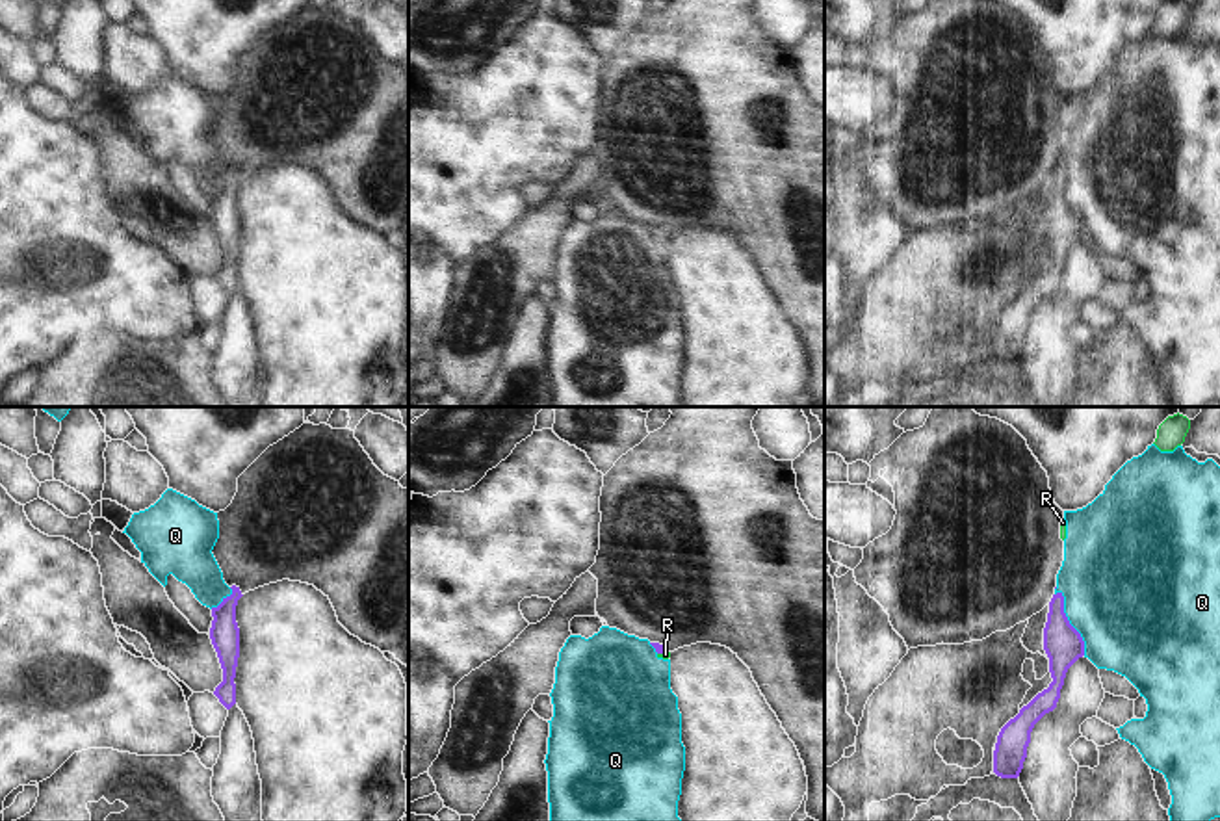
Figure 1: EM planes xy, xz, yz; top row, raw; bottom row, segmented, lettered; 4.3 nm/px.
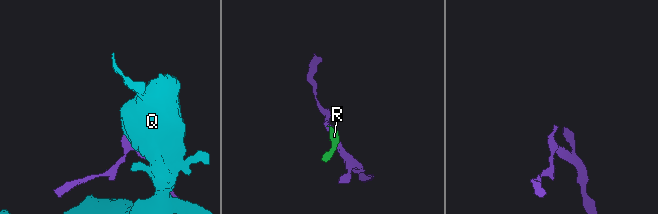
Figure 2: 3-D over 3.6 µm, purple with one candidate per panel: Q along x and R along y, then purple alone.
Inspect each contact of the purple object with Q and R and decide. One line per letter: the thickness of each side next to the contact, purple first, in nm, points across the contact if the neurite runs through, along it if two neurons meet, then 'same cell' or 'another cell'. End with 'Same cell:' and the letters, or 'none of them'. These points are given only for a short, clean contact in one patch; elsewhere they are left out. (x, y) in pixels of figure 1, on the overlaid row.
Q: 170 nm thick on the purple side, 480 nm on the other; another cell
R: 40 nm thick on the purple side, 40 nm on the other; runs through xz (658, 647), (661, 652), (665, 654); same cell
Same cell: R

